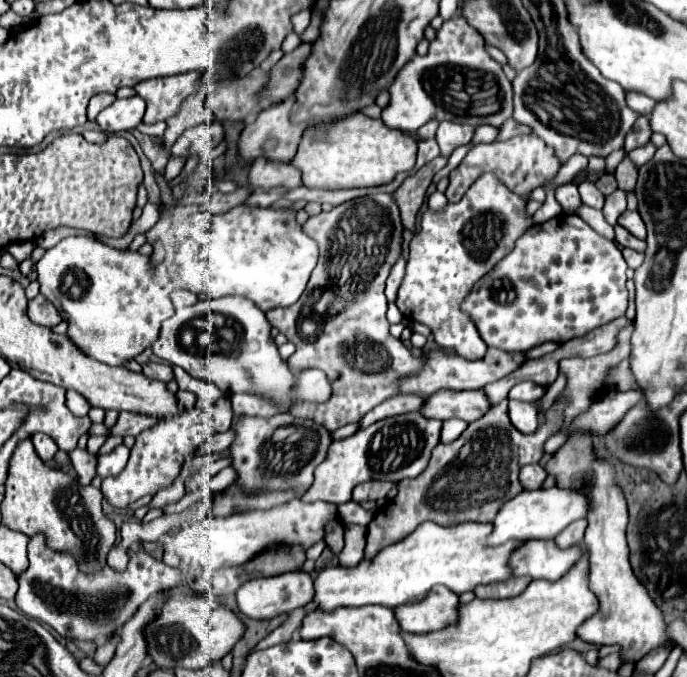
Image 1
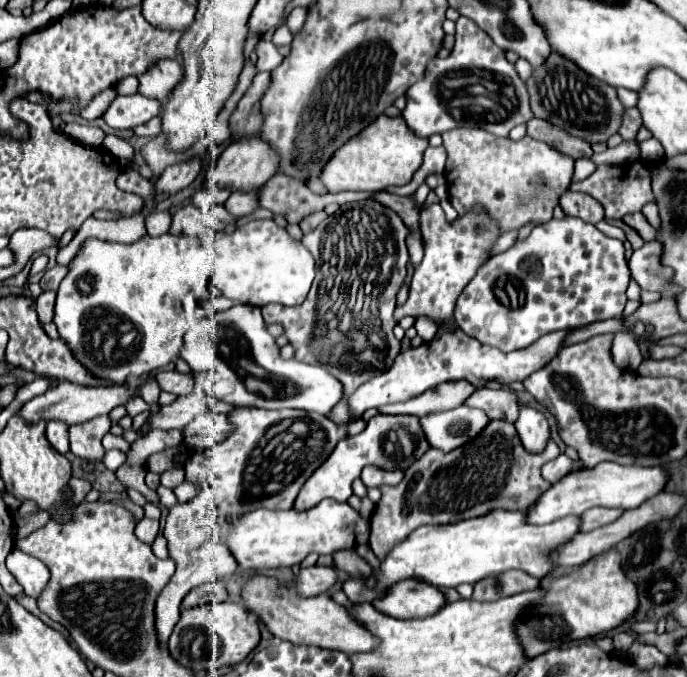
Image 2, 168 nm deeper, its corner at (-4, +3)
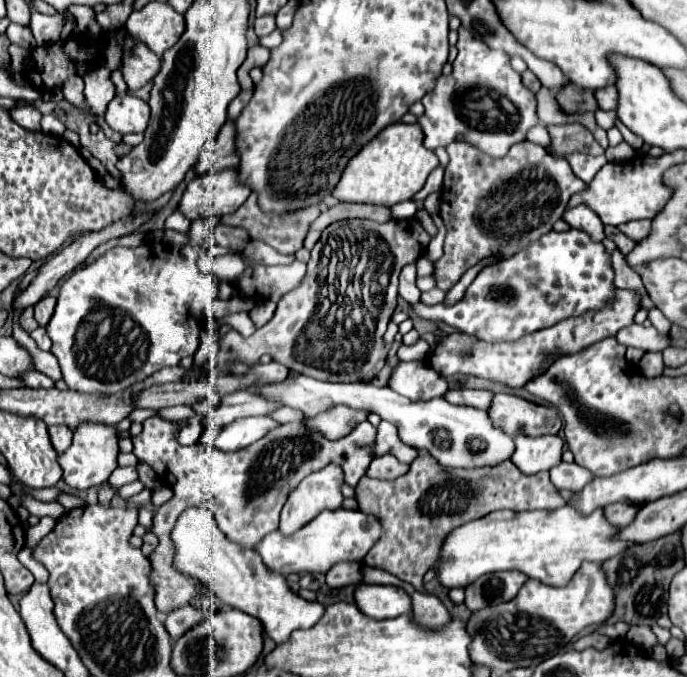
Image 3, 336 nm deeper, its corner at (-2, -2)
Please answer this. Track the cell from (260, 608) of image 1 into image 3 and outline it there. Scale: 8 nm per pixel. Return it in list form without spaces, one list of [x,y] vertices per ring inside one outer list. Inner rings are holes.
[[[344,561],[344,563],[338,563],[334,565],[324,581],[328,587],[344,587],[344,585],[356,585],[360,583],[362,579],[362,573],[360,573],[360,567],[362,563],[356,563],[356,561]]]

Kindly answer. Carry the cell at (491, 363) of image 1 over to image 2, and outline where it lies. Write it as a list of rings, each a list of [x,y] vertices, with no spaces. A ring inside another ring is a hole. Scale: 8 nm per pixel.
[[[460,328],[444,330],[444,334],[434,338],[432,342],[424,342],[418,348],[410,348],[406,352],[400,352],[390,370],[374,376],[372,380],[364,382],[354,394],[350,394],[348,396],[350,418],[358,420],[368,408],[380,408],[384,404],[404,402],[408,398],[420,396],[430,386],[438,386],[438,384],[450,382],[450,380],[468,380],[478,388],[482,388],[486,382],[492,382],[492,380],[500,382],[500,384],[522,382],[532,372],[546,366],[560,352],[564,338],[568,334],[570,334],[570,330],[548,332],[542,338],[538,338],[536,342],[532,342],[528,348],[504,354],[492,346],[480,344],[476,338],[464,334]]]

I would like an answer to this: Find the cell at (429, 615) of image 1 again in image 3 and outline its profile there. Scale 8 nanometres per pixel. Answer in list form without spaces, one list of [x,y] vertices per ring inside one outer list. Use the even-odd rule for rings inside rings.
[[[358,585],[354,599],[360,611],[374,619],[394,619],[400,615],[412,615],[410,595],[404,589],[392,585]]]

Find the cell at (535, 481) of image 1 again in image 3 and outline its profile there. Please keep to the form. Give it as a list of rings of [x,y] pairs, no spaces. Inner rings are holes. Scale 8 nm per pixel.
[[[560,463],[556,467],[550,469],[550,481],[562,491],[580,491],[588,481],[592,479],[592,473],[586,471],[584,467],[576,465],[576,463]]]

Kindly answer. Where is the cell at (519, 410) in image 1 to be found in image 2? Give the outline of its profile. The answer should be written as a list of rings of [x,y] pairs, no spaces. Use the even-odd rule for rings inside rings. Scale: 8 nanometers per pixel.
[[[524,406],[520,410],[520,416],[514,426],[518,430],[518,438],[520,438],[522,446],[530,454],[544,452],[544,448],[550,440],[550,426],[548,426],[548,420],[538,410]]]

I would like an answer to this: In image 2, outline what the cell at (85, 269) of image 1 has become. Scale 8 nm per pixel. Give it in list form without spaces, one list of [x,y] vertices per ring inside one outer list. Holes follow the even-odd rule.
[[[146,234],[132,244],[88,238],[82,254],[70,262],[70,272],[58,288],[54,310],[58,334],[74,358],[94,378],[110,382],[124,382],[128,376],[150,374],[178,360],[180,348],[184,346],[184,334],[188,330],[188,324],[182,316],[182,298],[190,290],[190,274],[192,268],[198,268],[200,262],[196,258],[202,258],[202,252],[204,246],[200,240],[174,234],[162,234],[156,238]]]

